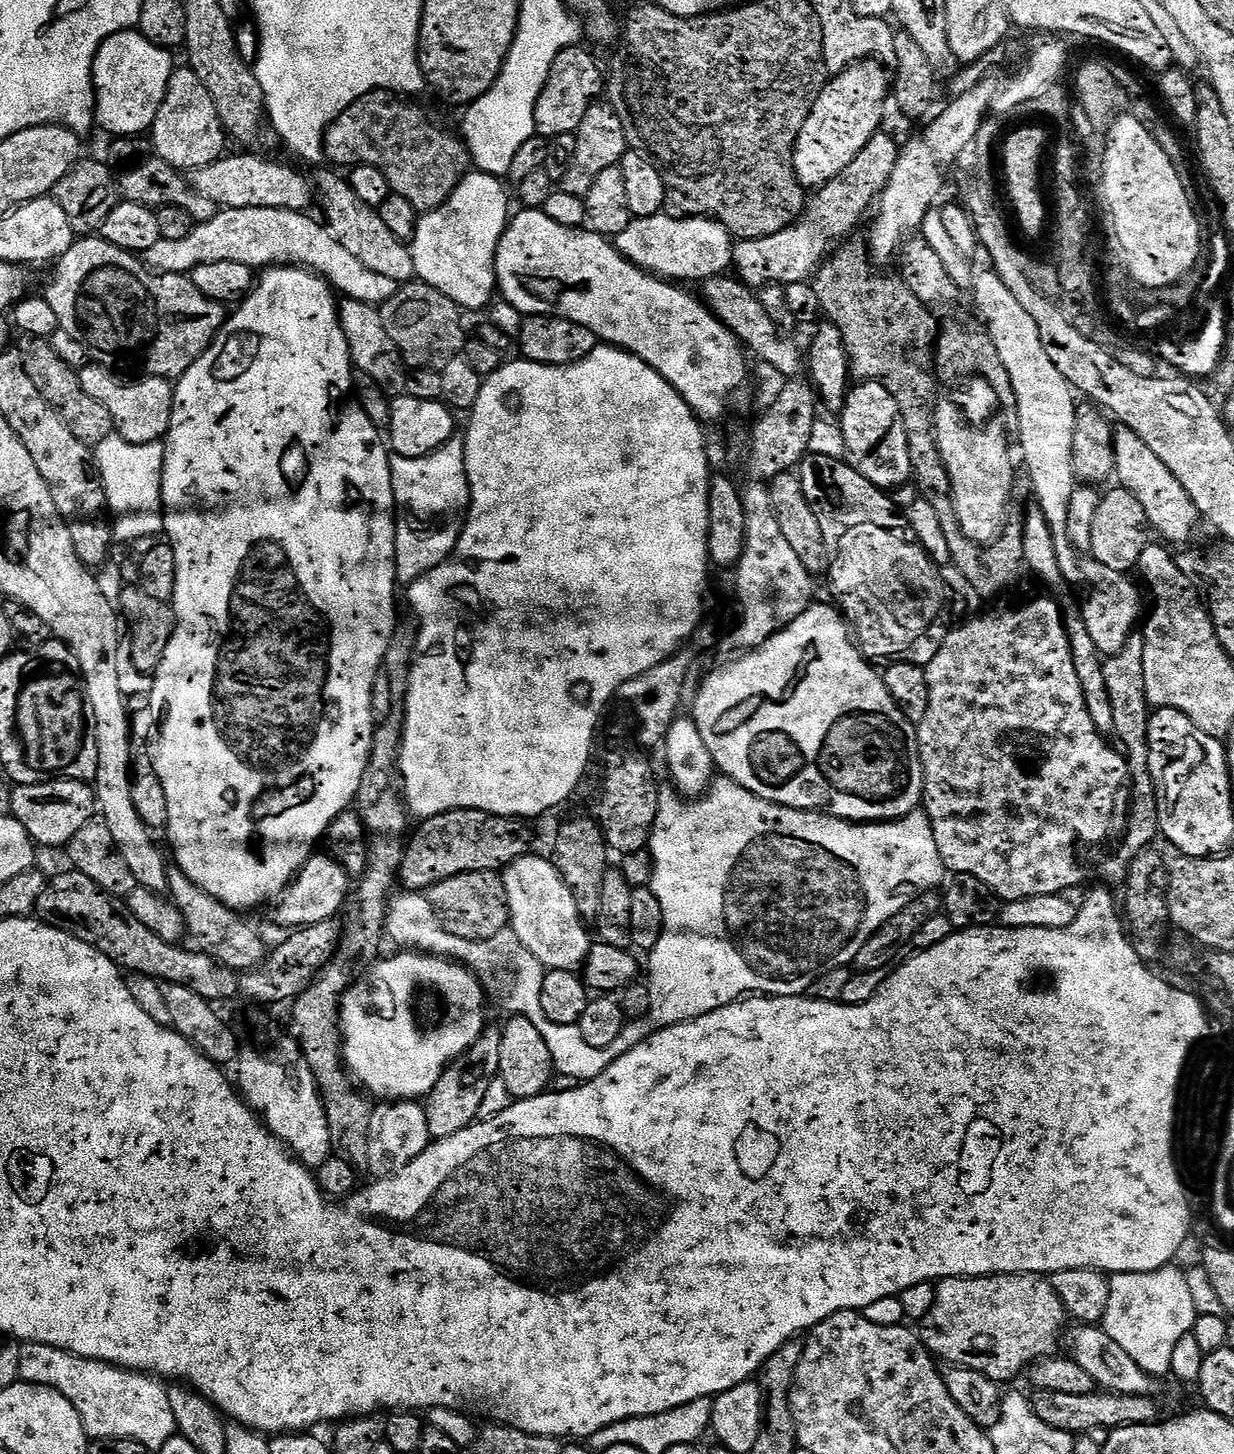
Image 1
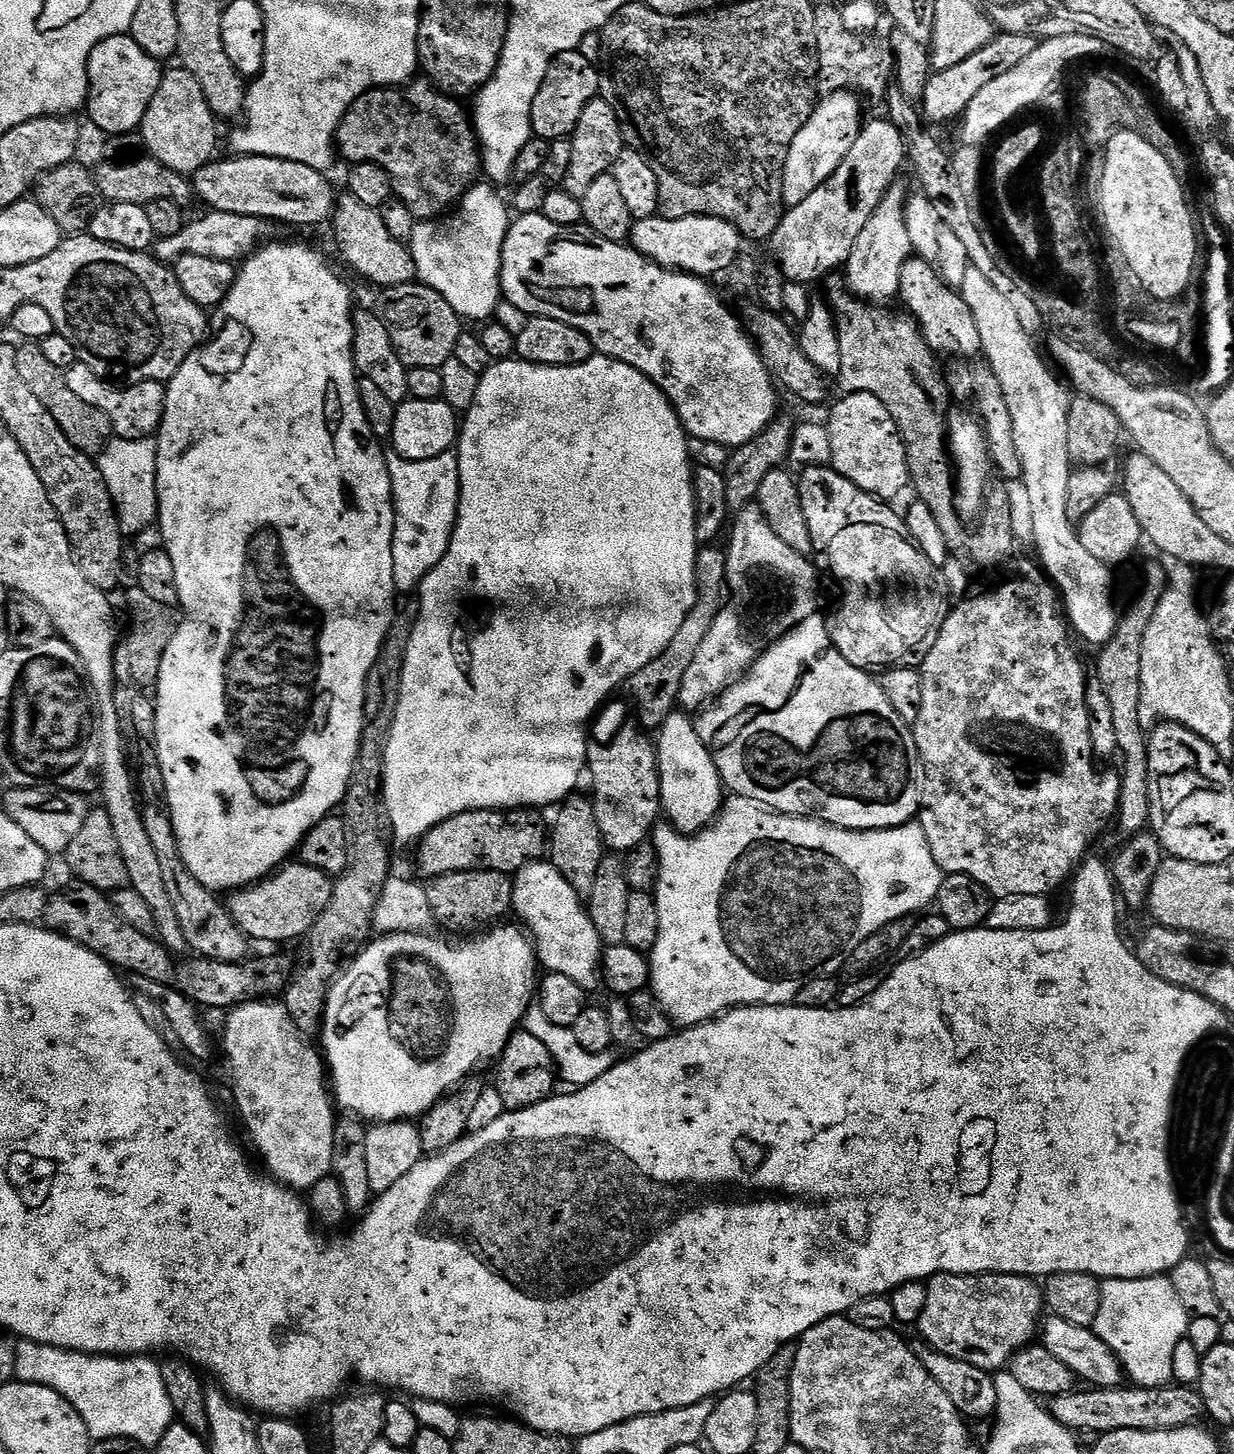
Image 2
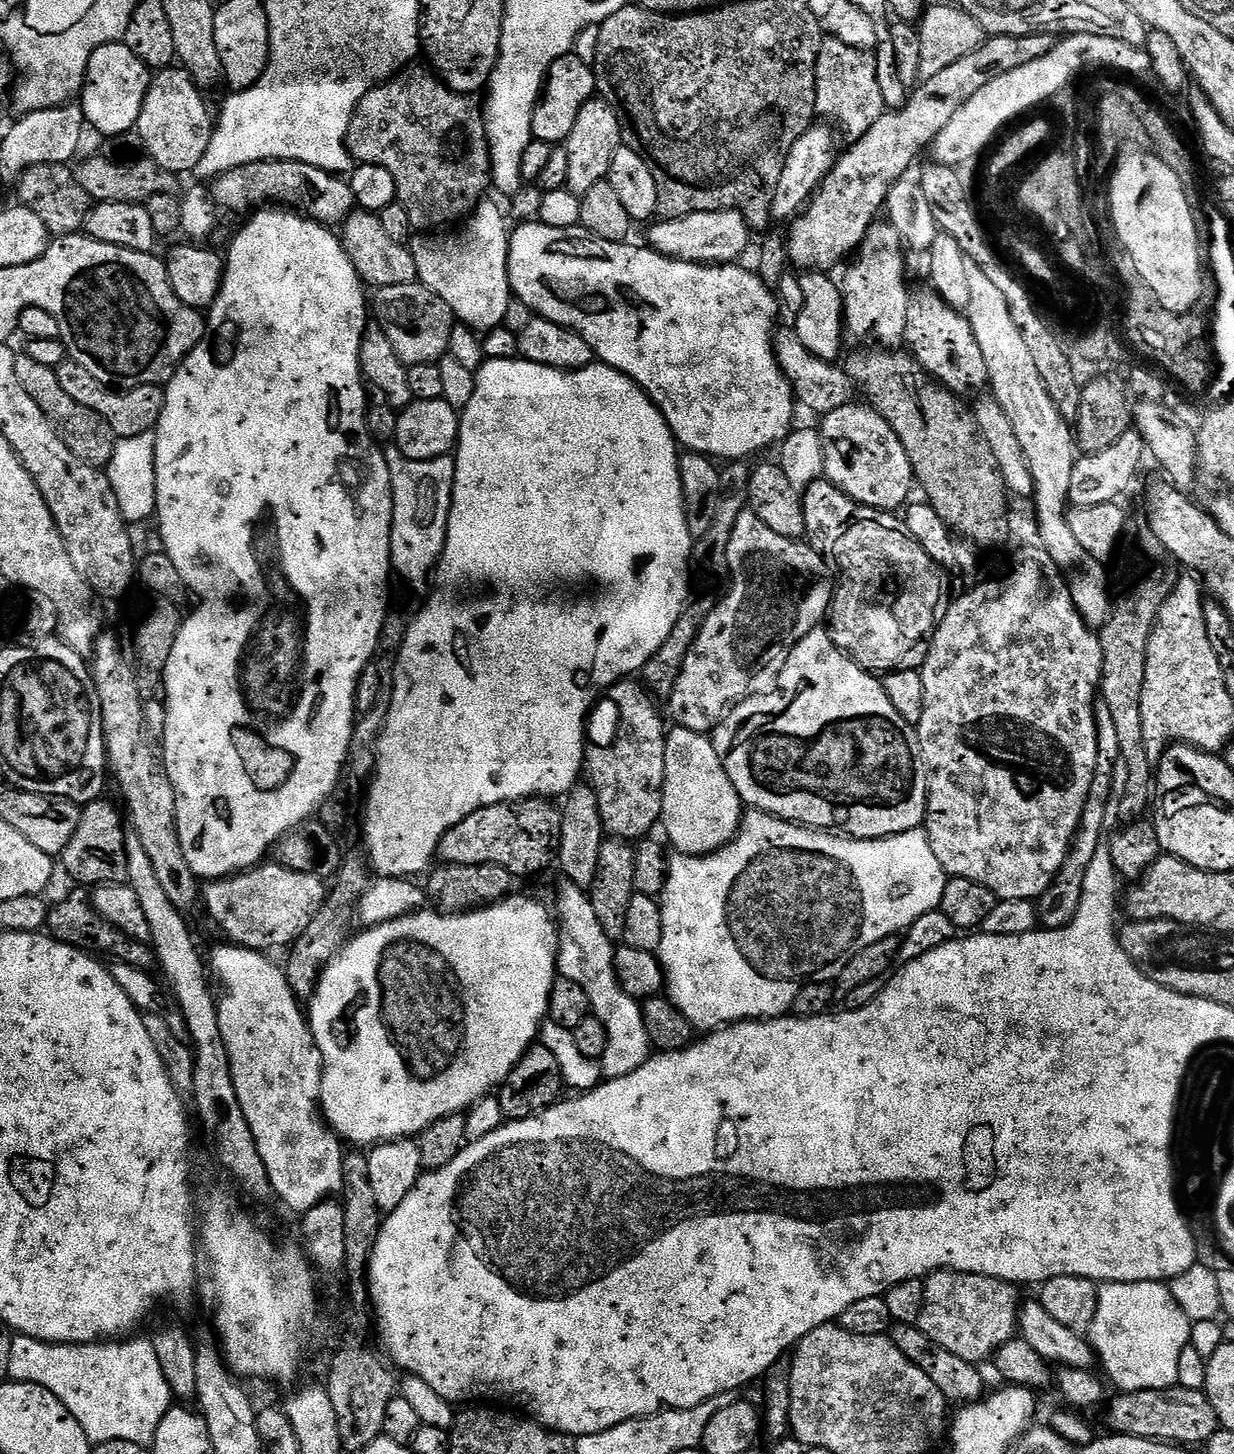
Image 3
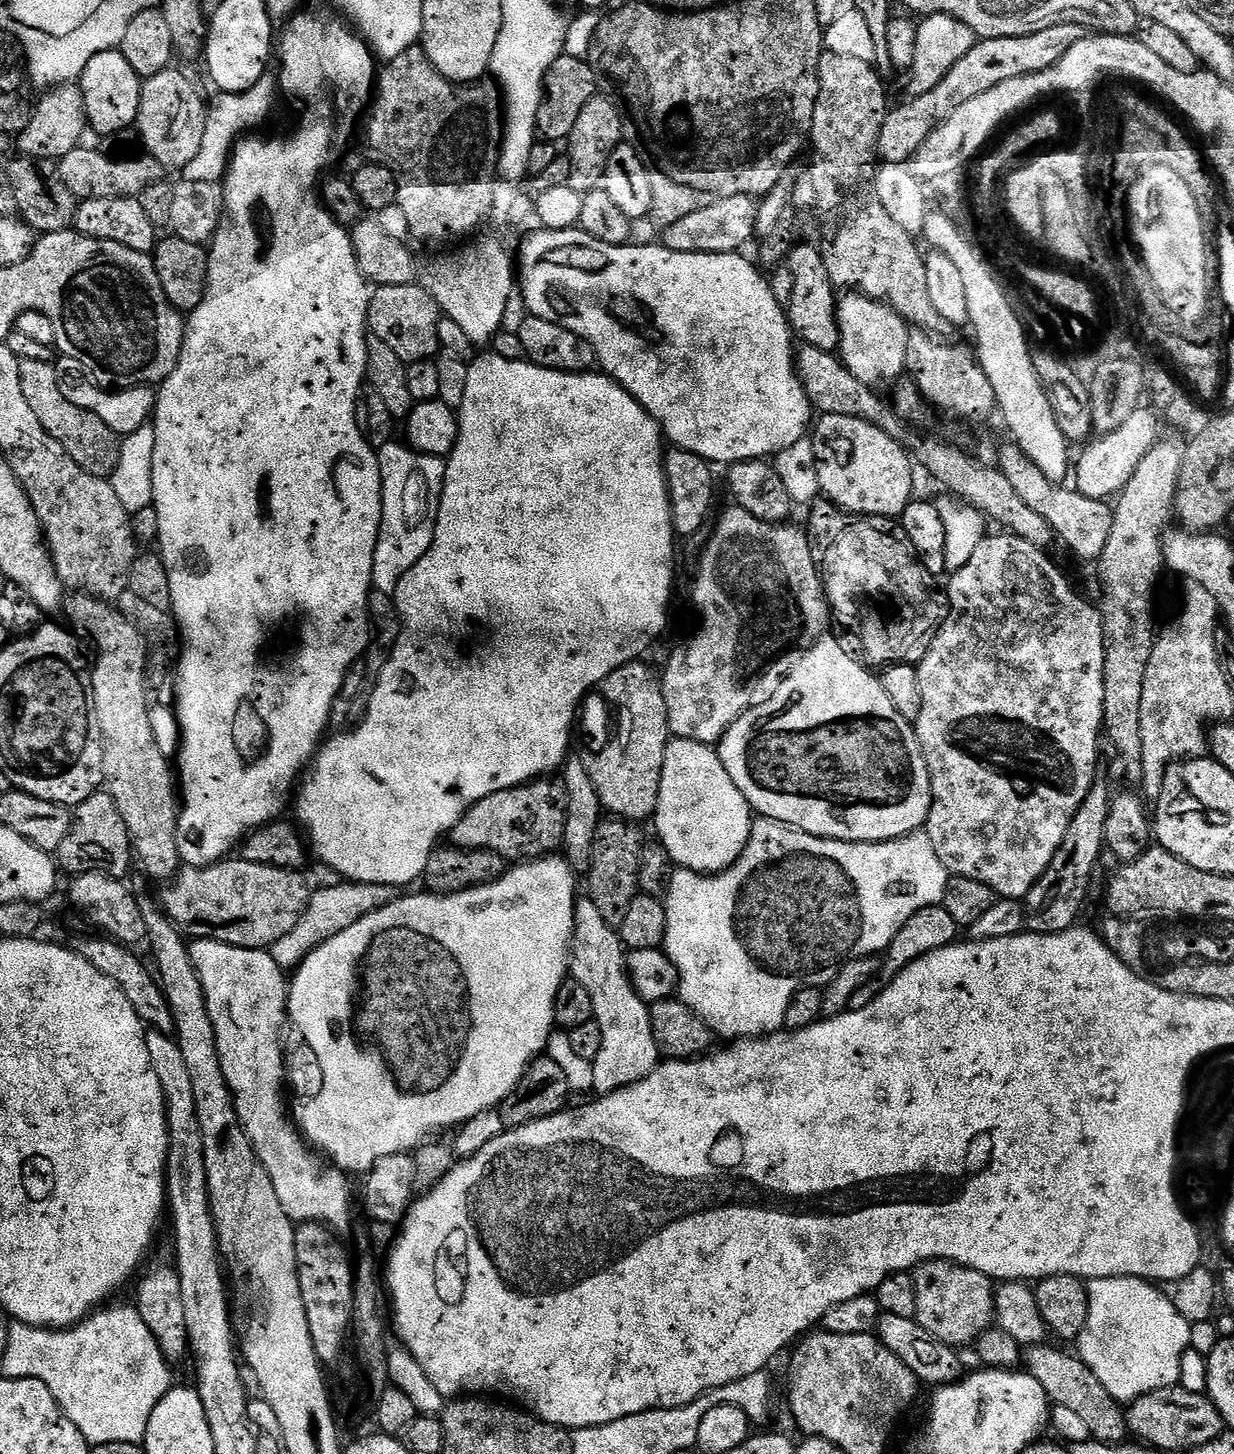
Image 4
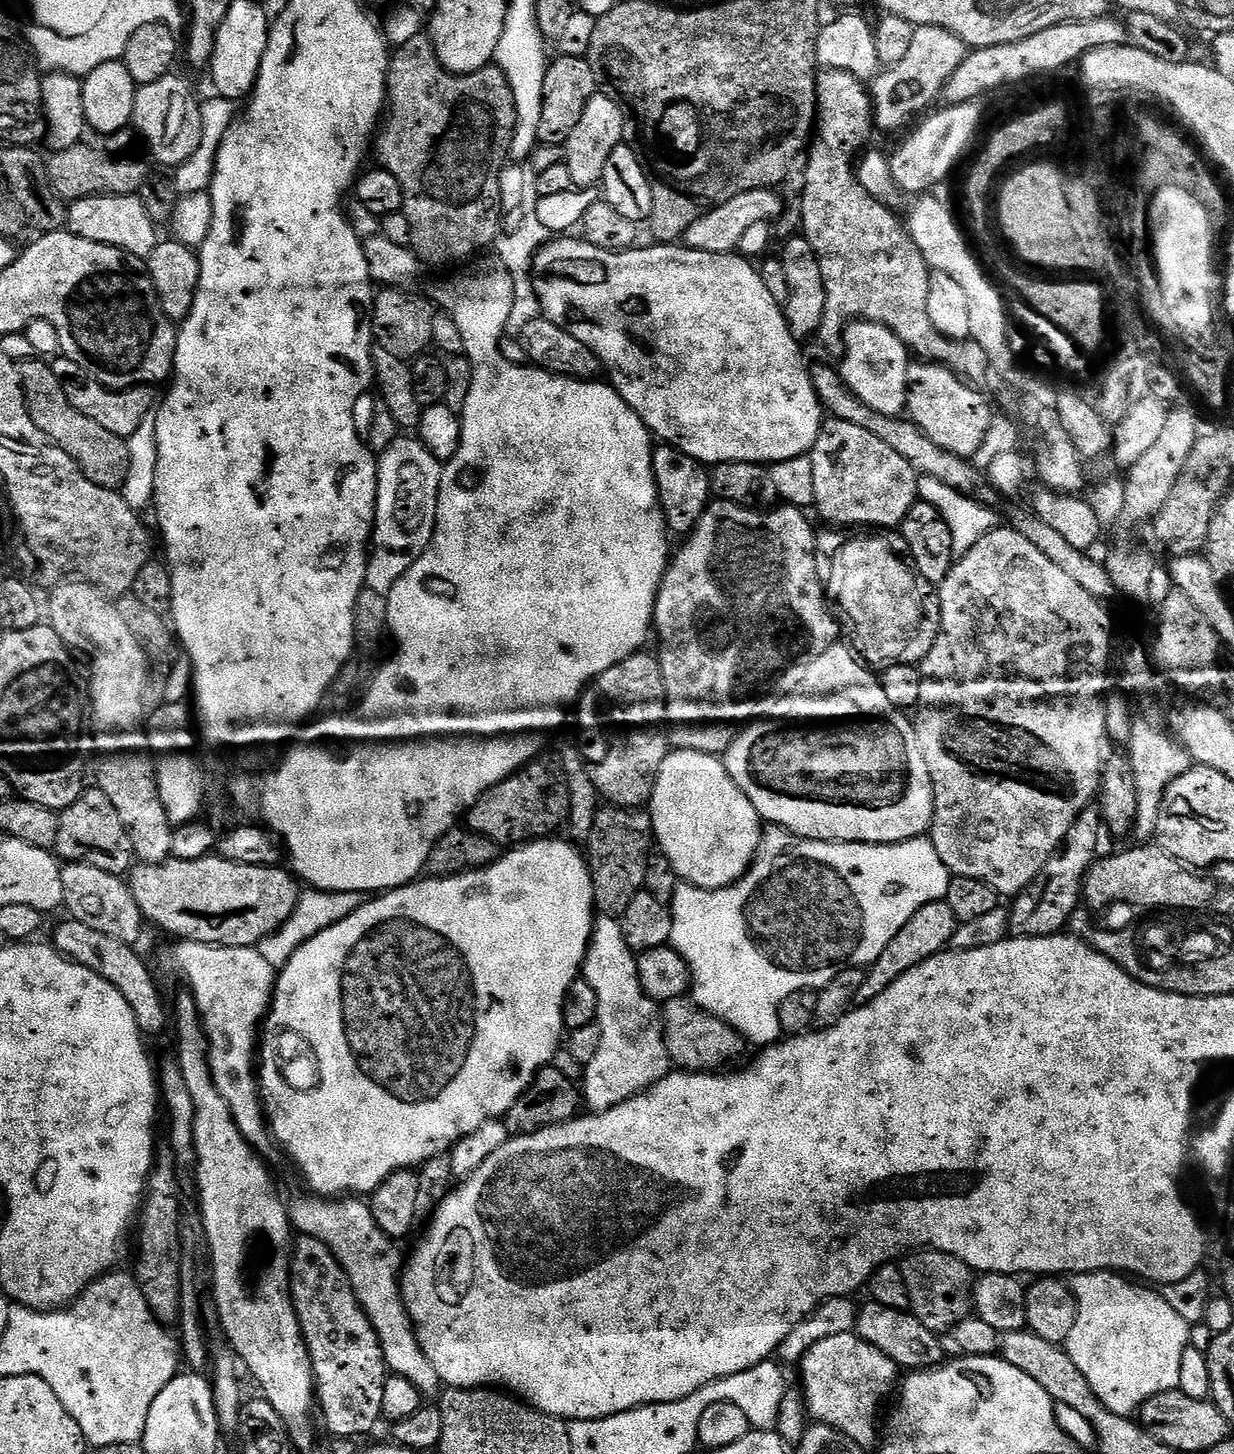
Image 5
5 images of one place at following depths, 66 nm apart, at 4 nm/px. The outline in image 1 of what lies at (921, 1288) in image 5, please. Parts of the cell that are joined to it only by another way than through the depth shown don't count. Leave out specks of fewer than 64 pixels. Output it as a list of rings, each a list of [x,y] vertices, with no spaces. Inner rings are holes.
[[[1047,1275],[948,1276],[936,1284],[934,1307],[919,1325],[918,1335],[945,1365],[978,1370],[986,1378],[1005,1382],[1057,1351],[1064,1316],[1066,1320],[1066,1305]]]

